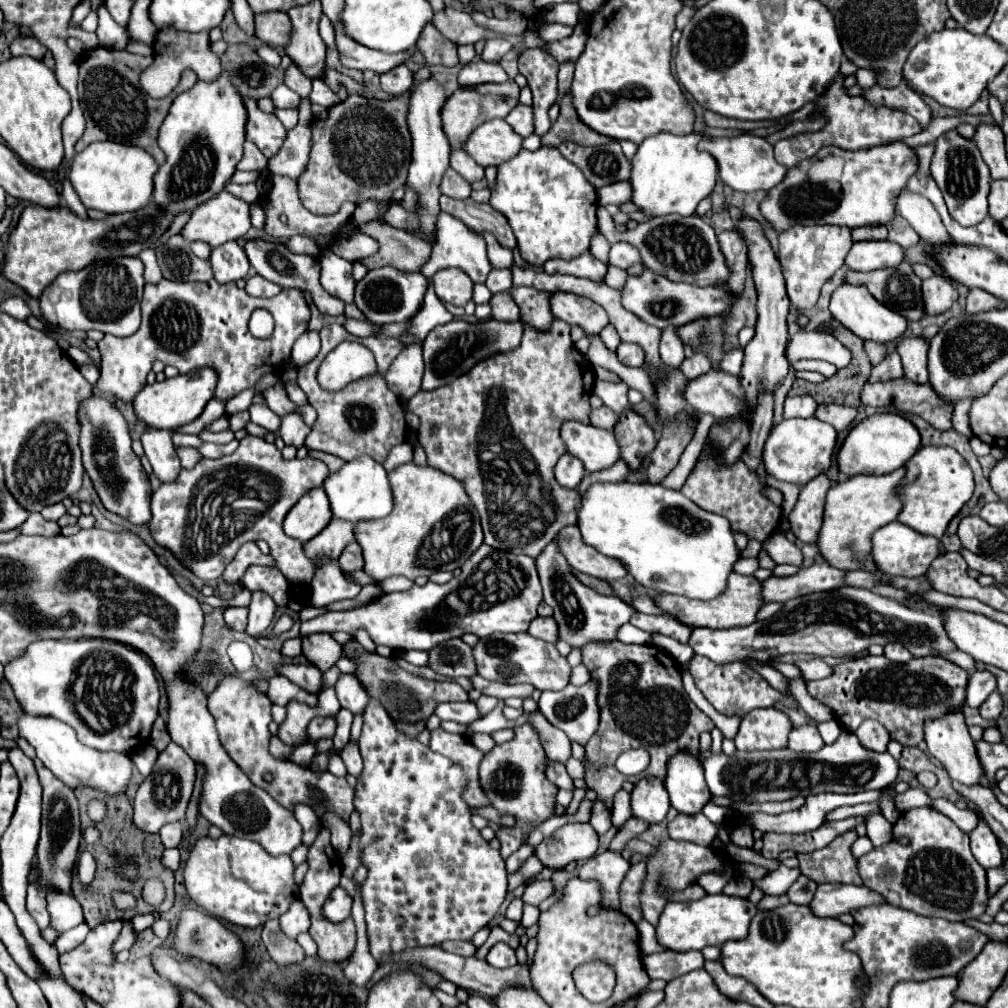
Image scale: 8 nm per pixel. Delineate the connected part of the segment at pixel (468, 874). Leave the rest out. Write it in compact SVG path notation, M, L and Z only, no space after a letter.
M374 700L368 702L368 708L364 712L364 726L362 726L362 734L358 738L358 746L362 752L362 760L364 760L364 768L362 774L356 780L356 788L354 788L354 808L360 814L360 864L364 868L368 868L368 878L362 882L360 890L362 890L362 906L366 912L366 924L368 924L368 940L370 940L370 952L376 960L380 960L380 956L384 952L402 952L404 948L414 948L414 946L438 946L444 940L472 940L472 936L482 930L498 912L500 904L506 898L506 886L508 886L508 872L506 872L506 864L504 858L500 856L498 850L490 848L490 844L480 836L480 830L474 828L472 824L472 808L466 804L466 800L462 798L462 792L468 786L468 778L462 770L460 764L436 754L430 750L430 746L420 744L416 738L406 736L404 732L400 732L394 722L390 720L390 716L384 712L384 708L380 708L380 704L376 704Z

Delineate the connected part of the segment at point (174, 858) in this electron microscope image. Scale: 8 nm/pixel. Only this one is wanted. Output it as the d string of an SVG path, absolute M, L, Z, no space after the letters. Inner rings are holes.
M168 848L164 850L164 856L162 856L162 864L170 870L176 870L180 866L180 854L178 854L178 848Z

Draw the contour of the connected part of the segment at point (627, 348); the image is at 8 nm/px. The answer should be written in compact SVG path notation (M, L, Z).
M620 344L618 350L616 350L616 354L618 354L620 364L624 364L624 366L640 368L644 364L644 354L634 344Z

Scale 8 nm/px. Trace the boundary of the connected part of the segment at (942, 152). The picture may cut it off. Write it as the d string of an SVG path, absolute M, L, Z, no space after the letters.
M956 130L942 134L936 140L936 156L932 158L932 176L944 194L950 216L962 226L974 226L988 216L988 192L990 192L990 170L984 164L976 144L962 140Z

